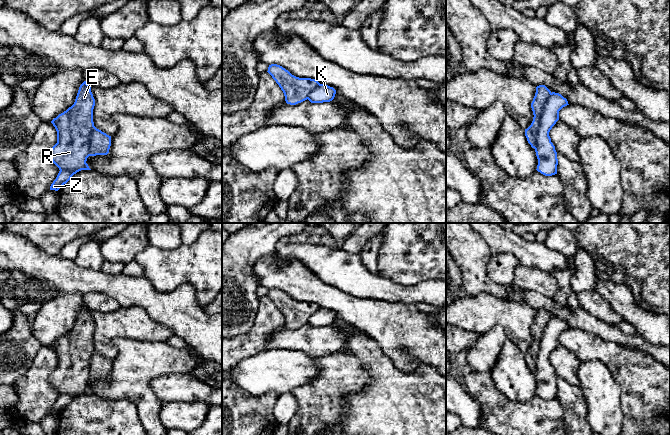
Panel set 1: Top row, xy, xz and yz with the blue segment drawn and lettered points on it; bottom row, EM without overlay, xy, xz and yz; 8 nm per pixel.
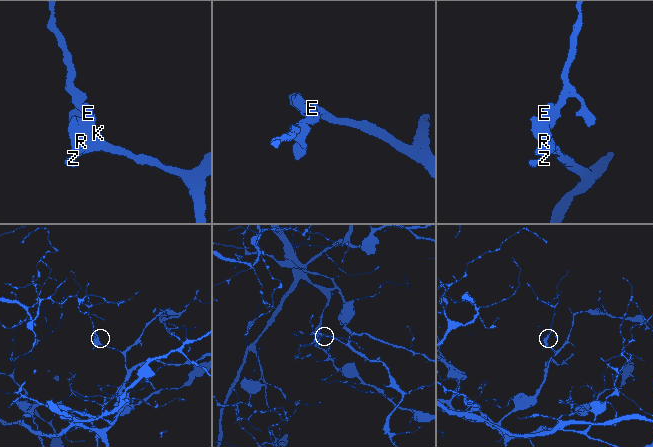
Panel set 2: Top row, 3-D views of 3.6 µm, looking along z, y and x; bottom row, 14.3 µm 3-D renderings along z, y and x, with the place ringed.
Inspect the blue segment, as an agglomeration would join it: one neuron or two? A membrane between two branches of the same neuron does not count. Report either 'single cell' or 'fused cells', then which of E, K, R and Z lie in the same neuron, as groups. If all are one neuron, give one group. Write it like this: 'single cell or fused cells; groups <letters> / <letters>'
fused cells; groups E R / K Z

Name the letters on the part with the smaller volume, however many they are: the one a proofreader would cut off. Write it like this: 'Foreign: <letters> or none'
Foreign: E, R

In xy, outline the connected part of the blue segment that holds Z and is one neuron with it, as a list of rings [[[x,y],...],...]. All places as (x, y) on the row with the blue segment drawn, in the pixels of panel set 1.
[[[86,163],[83,167],[80,167],[76,172],[68,171],[68,170],[61,170],[59,171],[56,179],[50,186],[50,190],[58,191],[64,184],[66,184],[71,177],[81,170],[91,170]]]

